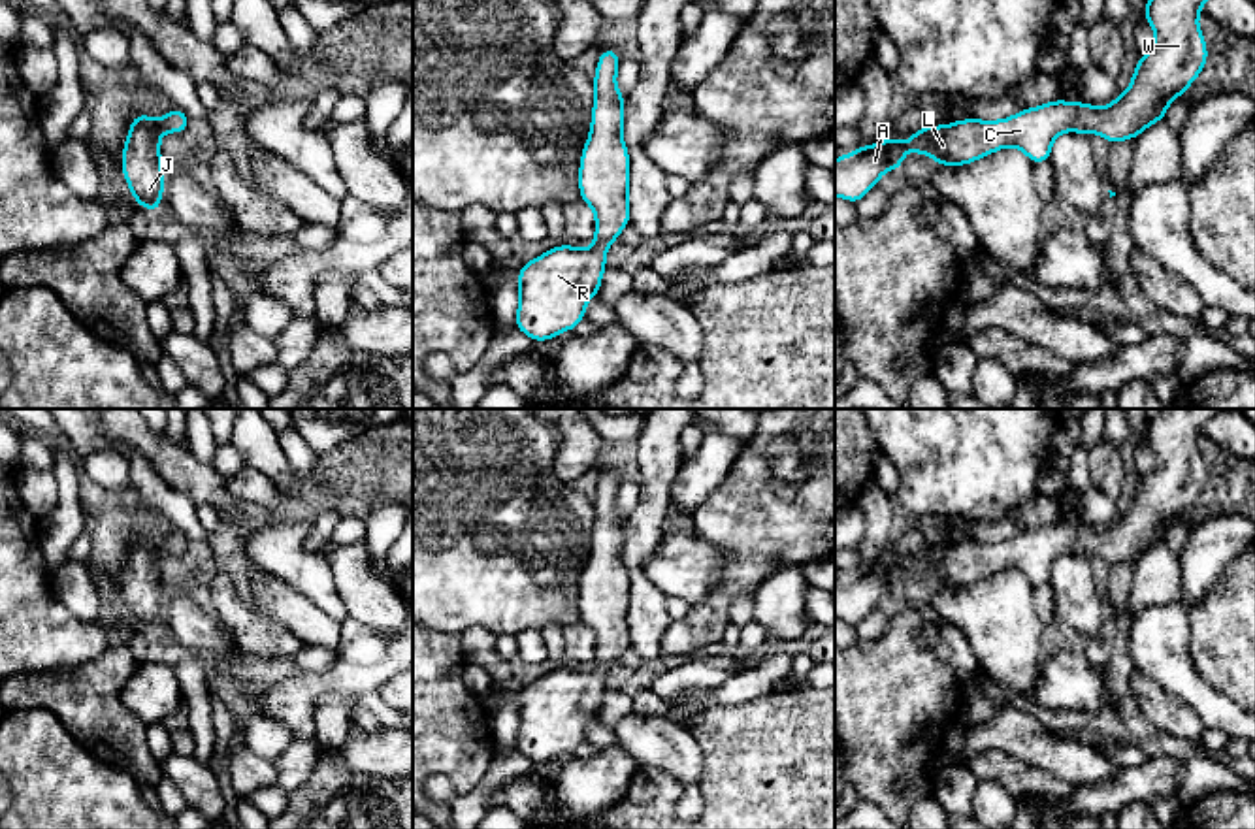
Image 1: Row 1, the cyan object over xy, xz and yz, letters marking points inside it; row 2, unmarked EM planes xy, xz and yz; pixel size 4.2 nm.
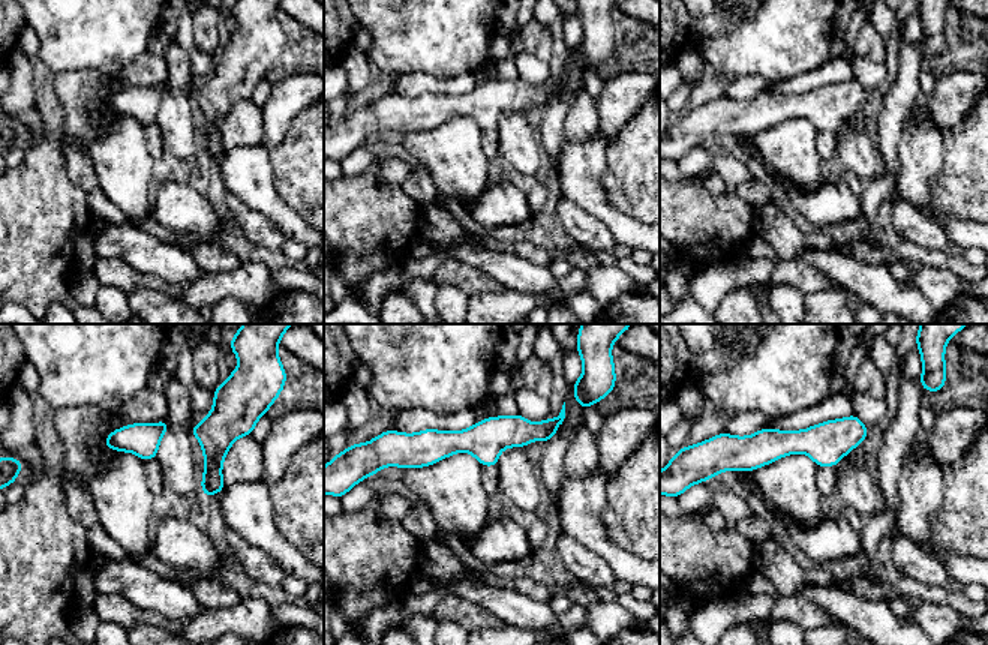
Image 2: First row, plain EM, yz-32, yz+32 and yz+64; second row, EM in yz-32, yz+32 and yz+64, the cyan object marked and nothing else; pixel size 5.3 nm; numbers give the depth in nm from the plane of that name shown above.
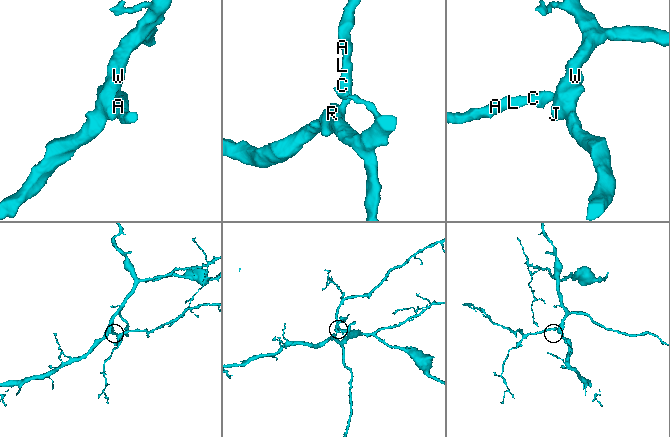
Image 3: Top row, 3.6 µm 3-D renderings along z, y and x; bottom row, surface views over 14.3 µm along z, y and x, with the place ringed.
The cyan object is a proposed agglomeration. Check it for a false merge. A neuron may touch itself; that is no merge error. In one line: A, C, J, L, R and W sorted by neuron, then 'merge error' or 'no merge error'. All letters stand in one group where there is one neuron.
A C J L R W; no merge error

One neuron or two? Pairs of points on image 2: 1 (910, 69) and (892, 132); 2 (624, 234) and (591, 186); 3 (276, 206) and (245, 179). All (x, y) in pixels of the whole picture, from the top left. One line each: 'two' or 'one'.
1: one
2: one
3: one

